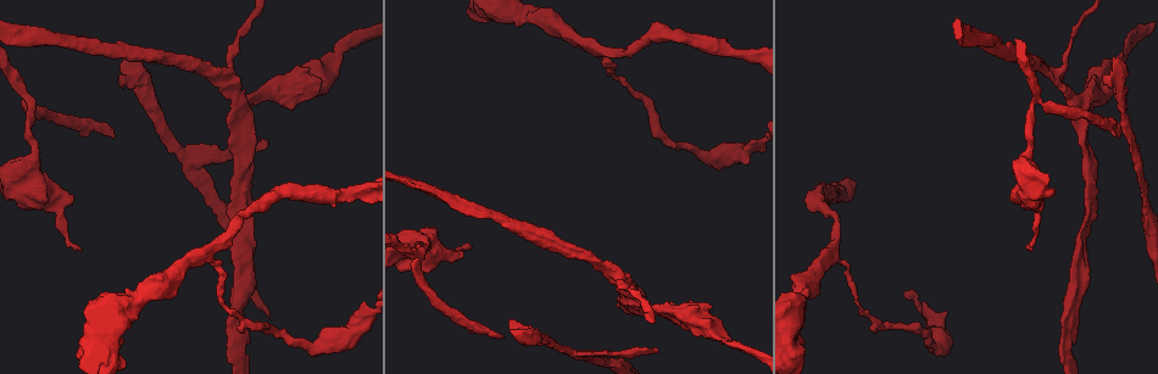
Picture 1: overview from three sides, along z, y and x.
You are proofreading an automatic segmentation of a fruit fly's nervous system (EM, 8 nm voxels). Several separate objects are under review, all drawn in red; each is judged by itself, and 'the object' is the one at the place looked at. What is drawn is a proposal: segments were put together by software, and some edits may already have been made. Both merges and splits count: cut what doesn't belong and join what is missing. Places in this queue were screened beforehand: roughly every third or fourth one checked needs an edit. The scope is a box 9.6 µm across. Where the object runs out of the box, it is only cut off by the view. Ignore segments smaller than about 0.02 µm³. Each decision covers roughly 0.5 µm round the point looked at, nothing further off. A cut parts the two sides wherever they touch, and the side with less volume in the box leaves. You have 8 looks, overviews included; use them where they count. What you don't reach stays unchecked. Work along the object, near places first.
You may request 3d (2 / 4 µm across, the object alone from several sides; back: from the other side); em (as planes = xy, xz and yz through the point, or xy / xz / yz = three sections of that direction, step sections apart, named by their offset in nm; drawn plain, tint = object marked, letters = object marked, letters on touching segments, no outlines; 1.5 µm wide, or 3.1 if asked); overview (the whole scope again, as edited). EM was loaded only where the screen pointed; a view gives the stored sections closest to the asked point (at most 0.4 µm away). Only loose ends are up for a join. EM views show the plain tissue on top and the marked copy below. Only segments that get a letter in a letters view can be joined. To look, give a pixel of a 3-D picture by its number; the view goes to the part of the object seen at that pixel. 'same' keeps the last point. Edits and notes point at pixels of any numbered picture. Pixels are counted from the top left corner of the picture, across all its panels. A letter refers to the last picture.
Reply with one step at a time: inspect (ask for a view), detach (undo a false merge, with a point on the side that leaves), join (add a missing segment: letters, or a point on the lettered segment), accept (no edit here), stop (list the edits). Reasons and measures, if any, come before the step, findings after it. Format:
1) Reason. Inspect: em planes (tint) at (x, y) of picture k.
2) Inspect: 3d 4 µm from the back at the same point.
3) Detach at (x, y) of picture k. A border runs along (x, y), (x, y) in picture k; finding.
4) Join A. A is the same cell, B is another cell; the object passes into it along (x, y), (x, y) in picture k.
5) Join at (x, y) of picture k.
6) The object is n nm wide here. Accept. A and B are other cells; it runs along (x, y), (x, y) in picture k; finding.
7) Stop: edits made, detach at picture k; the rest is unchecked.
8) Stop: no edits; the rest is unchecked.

An open end. Inspect: em yz step 4 (tint) at (504, 337) of picture 1.

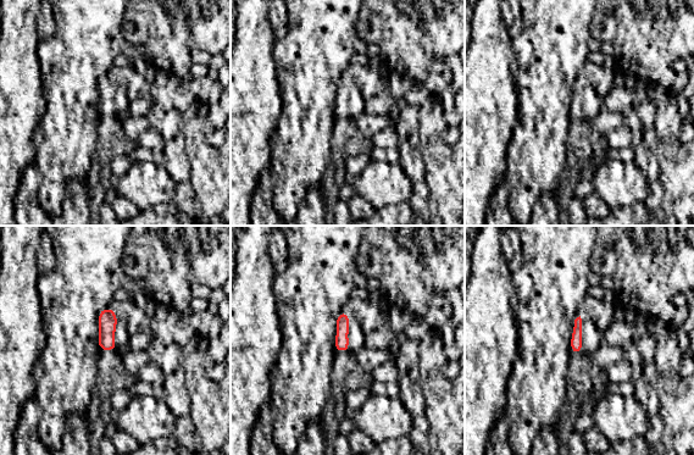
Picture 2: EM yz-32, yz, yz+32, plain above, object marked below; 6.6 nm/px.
Inspect: em planes (letters) at the same point.

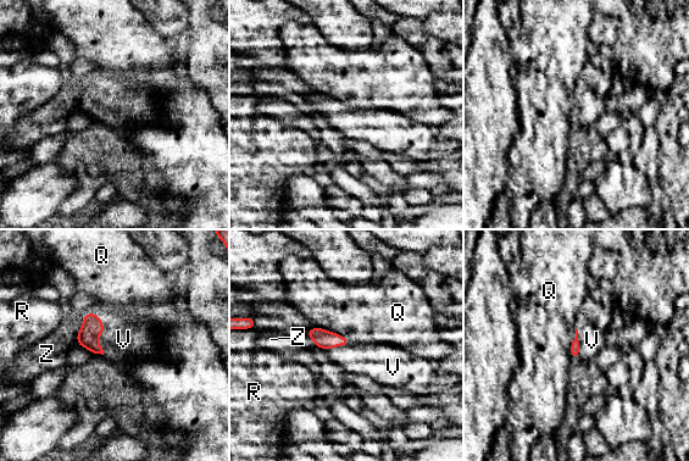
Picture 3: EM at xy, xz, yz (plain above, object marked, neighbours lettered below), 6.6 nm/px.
Join at (123, 339) of picture 3. V is the same cell, Q, R and Z are other cells; it goes on there.

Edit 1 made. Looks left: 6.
Inspect: overview.

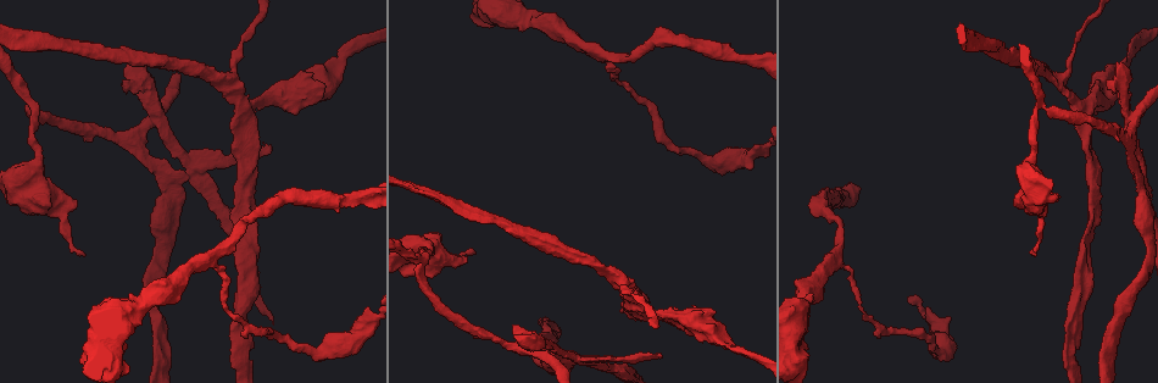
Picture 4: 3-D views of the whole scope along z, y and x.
Three arms meet. Inspect: em yz step 8 (letters) at (426, 257) of picture 4.

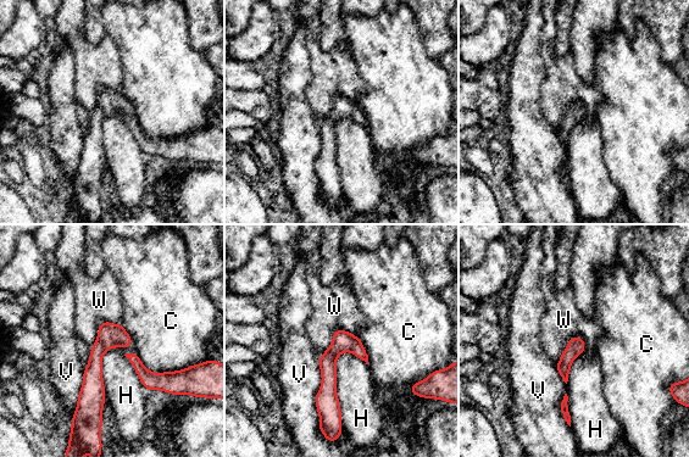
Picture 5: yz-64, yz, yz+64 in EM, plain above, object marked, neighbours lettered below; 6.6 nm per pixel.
Cut it another way. Inspect: em planes (letters) at the same point.

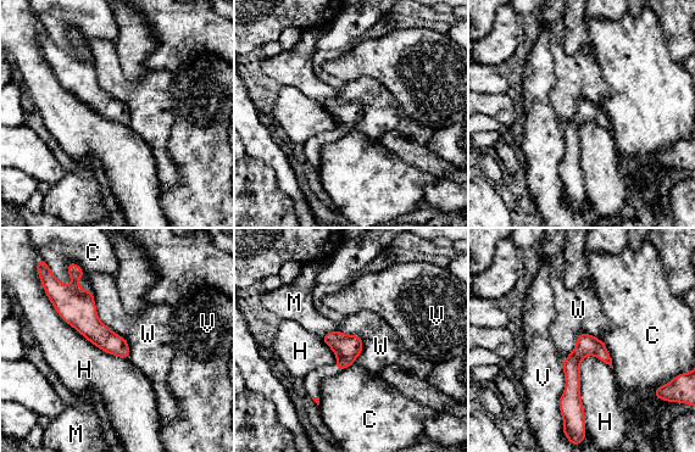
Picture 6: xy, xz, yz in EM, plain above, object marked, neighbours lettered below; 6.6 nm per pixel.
Accept. C, H, M, V and W are other cells; a border runs along (92, 290), (128, 358) in picture 6; all the same cell.

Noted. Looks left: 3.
Thin end. Inspect: 3d 2 µm at (271, 148) of picture 4.

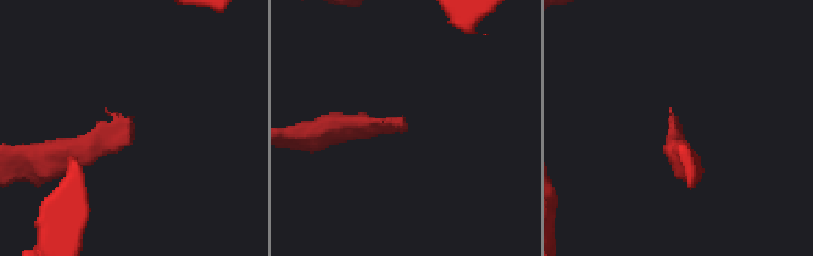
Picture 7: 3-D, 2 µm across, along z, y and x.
Shape alone is not enough. Inspect: em planes (letters) at (126, 118) of picture 7.

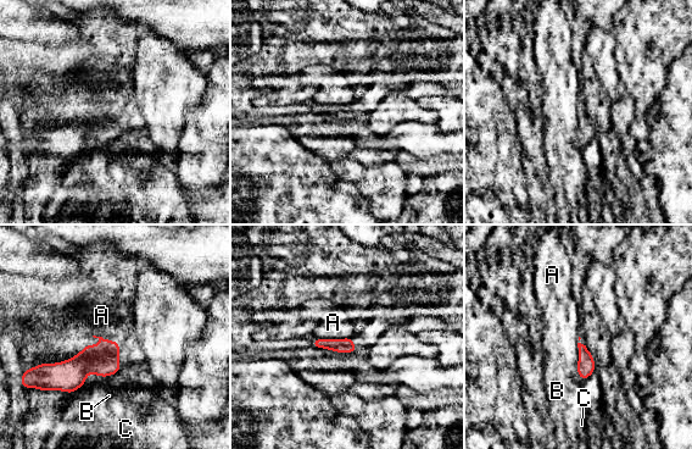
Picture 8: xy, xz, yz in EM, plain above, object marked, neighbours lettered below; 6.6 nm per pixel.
The object is 100 nm wide here. Accept. A, B and C are other cells; no lettered segment goes on from it.

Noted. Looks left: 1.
Stop: edits made, join at picture 3; the rest is unchecked.

